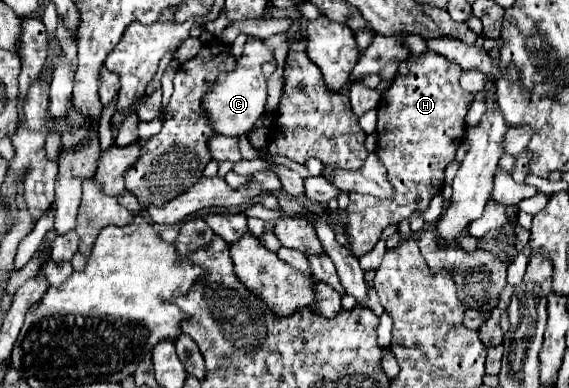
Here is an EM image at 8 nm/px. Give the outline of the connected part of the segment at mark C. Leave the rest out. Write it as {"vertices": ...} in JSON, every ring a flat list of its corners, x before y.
{"vertices":[[248,36,246,48,242,58,236,62,236,68,232,72,224,72,218,80,212,92,208,92,202,100,202,108,208,112,210,120,214,122,214,130,218,134,228,136,242,136,252,130,252,126,258,122,258,118,266,112,266,98,268,98,268,78,262,72,264,62,274,62,274,50,266,40]]}

